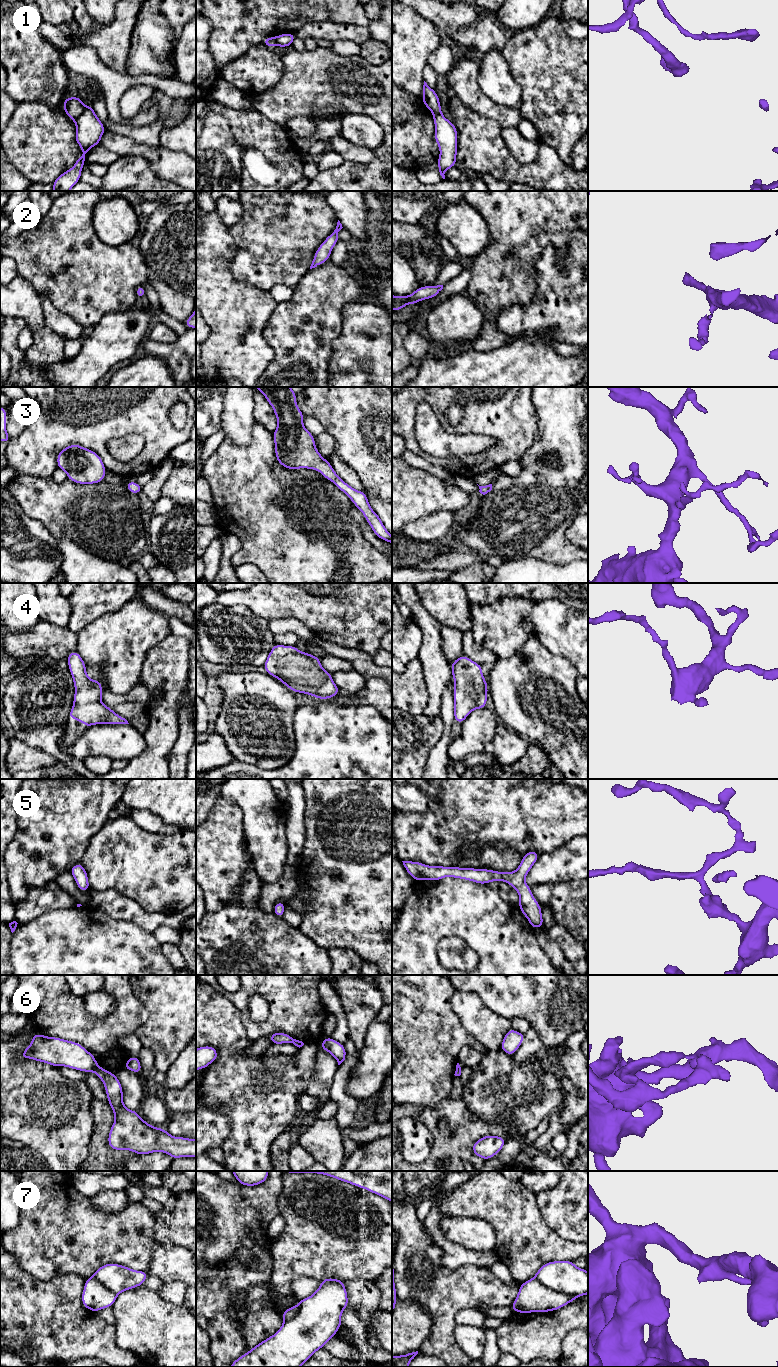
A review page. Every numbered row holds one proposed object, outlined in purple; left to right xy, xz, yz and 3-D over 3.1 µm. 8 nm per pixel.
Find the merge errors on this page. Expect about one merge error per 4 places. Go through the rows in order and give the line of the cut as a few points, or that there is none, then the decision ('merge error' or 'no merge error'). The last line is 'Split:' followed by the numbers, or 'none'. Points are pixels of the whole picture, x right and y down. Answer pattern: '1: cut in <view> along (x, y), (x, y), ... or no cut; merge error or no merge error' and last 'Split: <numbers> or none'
1: no cut; no merge error
2: no cut; no merge error
3: no cut; no merge error
4: no cut; no merge error
5: no cut; no merge error
6: cut in xy along (98, 1066), (95, 1072); merge error
7: cut in yz along (534, 1277), (553, 1290), (577, 1296); merge error
Split: 6, 7

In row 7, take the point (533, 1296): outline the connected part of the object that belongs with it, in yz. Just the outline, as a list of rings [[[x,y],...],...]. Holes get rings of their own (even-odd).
[[[536,1278],[520,1284],[519,1292],[511,1305],[514,1312],[550,1312],[558,1310],[576,1300],[577,1296],[559,1293],[545,1287]]]

